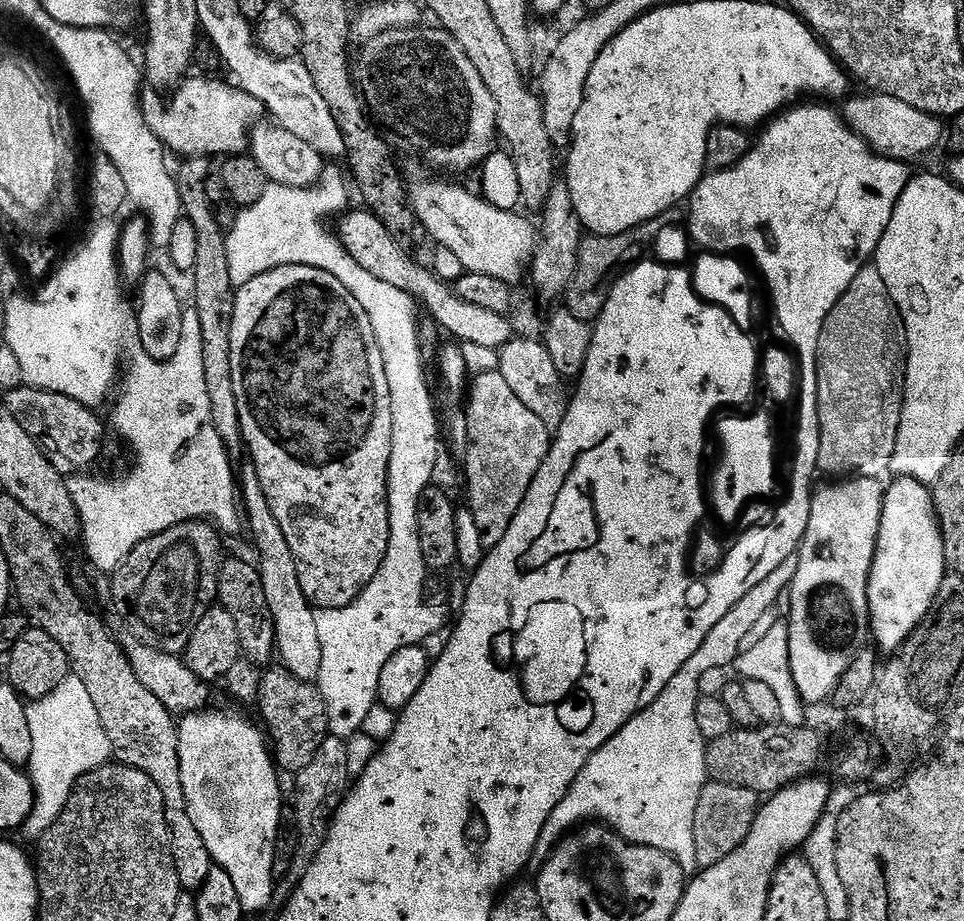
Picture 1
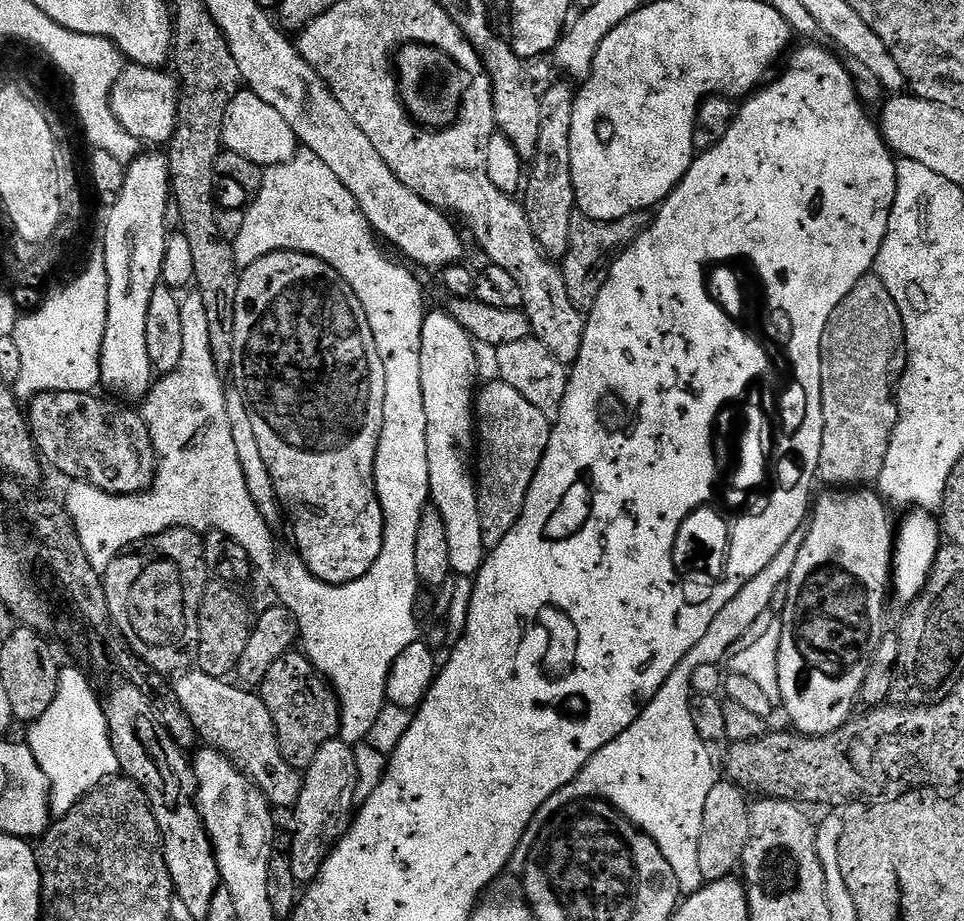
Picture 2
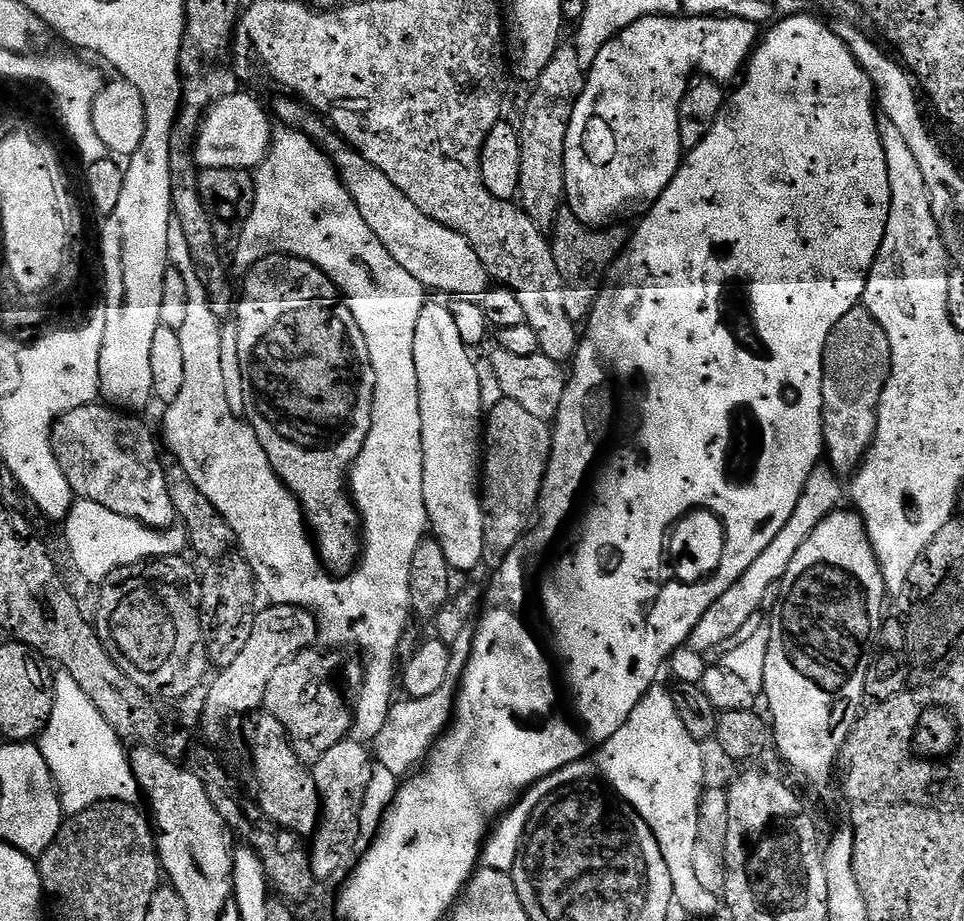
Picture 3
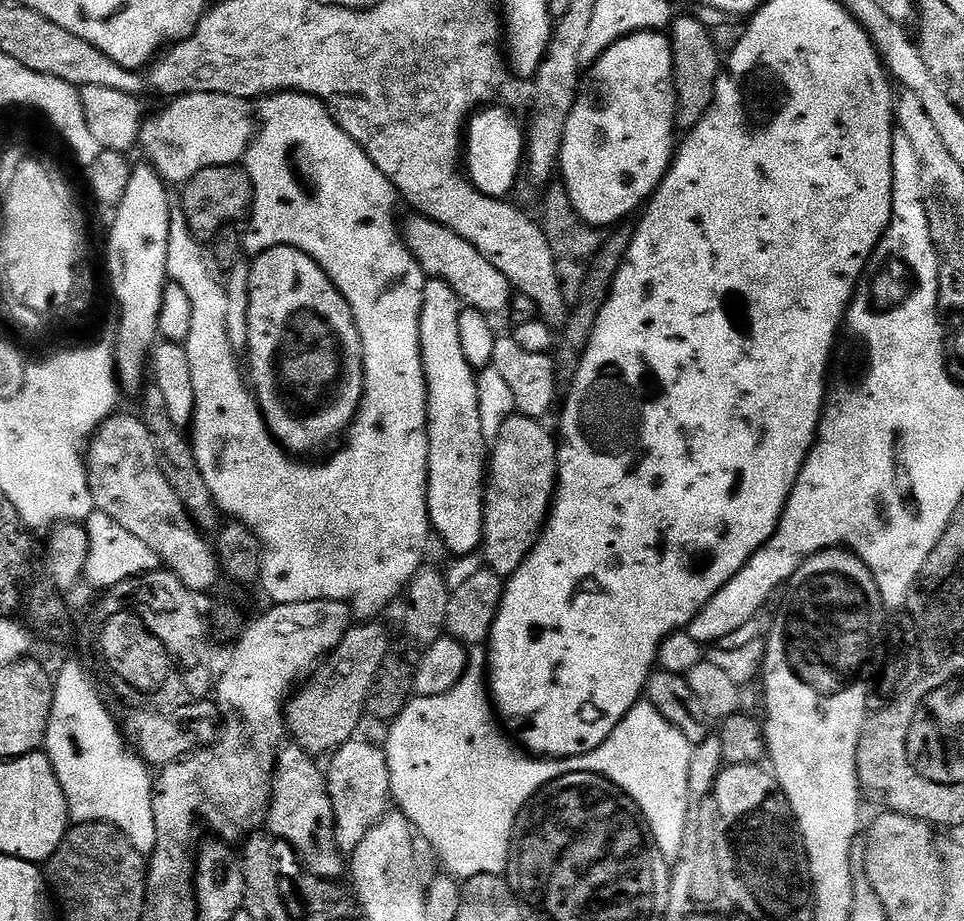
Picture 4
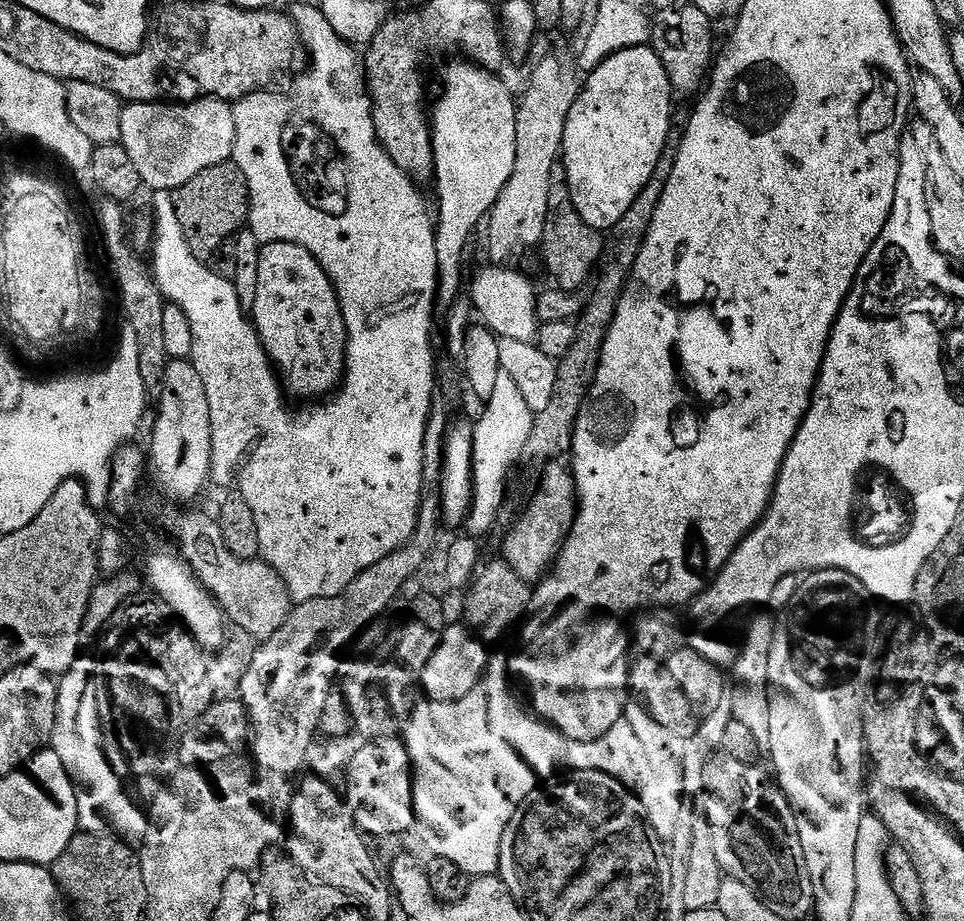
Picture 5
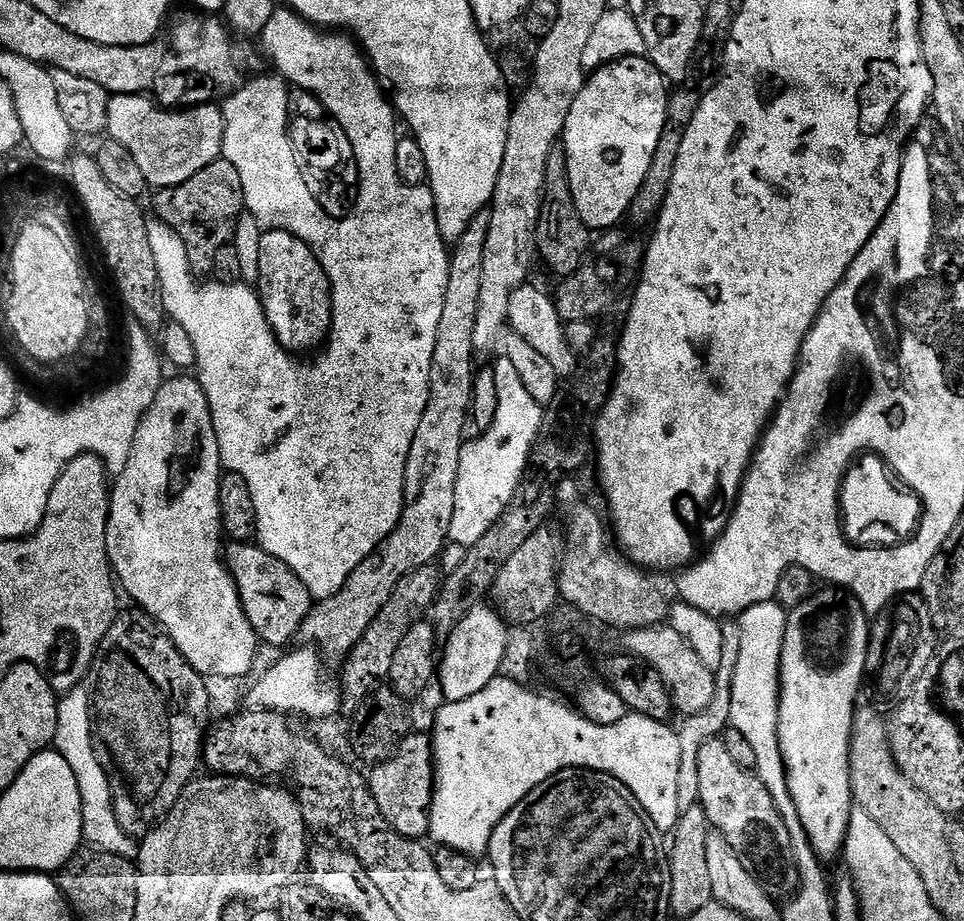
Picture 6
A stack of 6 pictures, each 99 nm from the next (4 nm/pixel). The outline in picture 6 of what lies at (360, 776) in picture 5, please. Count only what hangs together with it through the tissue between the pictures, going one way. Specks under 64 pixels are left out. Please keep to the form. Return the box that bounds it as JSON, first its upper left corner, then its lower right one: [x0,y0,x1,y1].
[367,730,434,837]

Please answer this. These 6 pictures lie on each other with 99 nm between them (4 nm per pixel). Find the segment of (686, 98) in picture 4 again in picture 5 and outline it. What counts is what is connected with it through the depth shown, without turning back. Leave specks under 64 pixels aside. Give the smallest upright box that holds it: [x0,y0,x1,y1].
[650,2,714,97]

